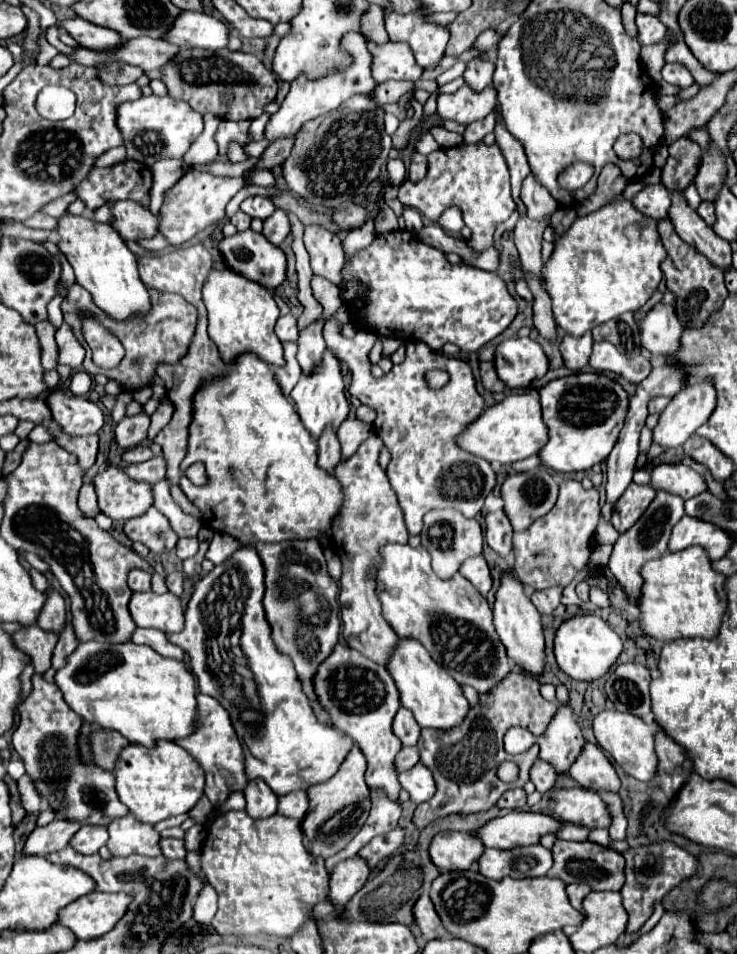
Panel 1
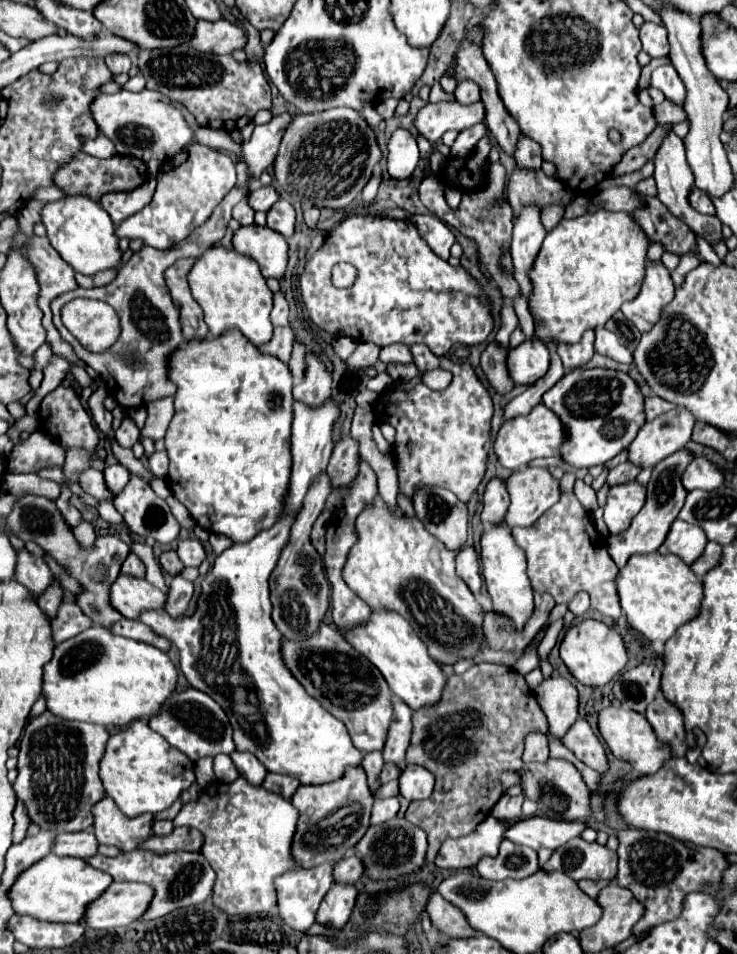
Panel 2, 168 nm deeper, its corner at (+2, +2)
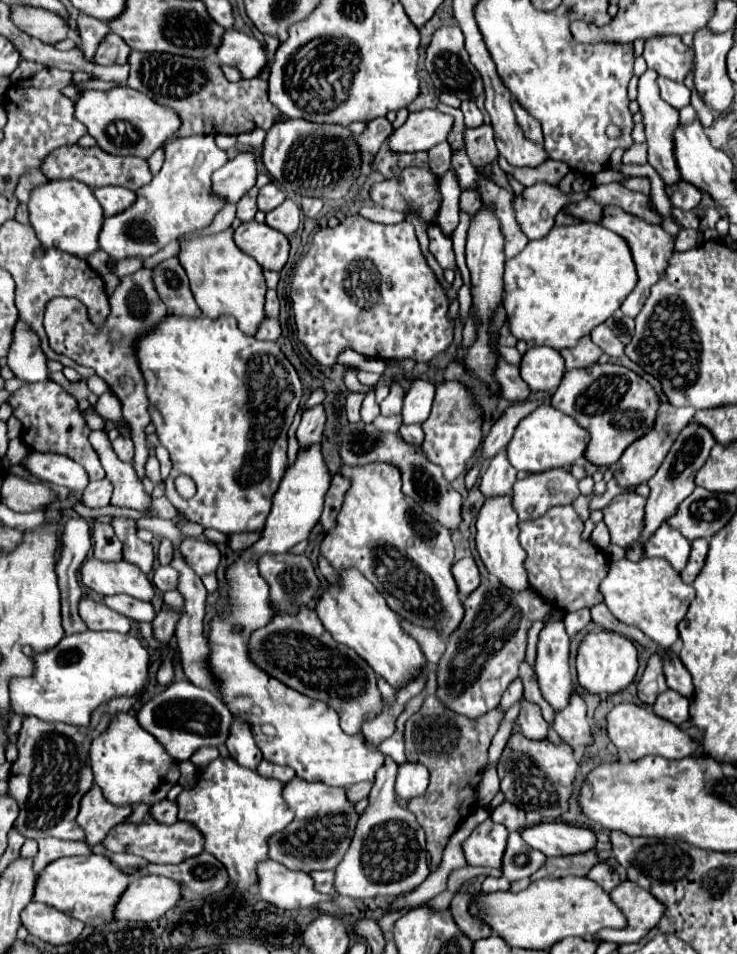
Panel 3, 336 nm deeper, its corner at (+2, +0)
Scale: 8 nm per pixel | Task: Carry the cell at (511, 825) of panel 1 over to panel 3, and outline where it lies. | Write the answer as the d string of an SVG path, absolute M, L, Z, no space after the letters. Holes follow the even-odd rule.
M544 822L522 830L522 838L546 856L572 856L596 848L596 834L566 822Z

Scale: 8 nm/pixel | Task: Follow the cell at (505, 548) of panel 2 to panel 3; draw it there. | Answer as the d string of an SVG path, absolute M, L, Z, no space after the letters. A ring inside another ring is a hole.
M512 494L486 498L484 506L478 512L476 528L478 528L476 550L478 550L486 570L490 574L496 574L496 578L510 590L526 590L528 588L528 576L524 570L526 552L522 550L522 546L518 542L518 516L512 508Z

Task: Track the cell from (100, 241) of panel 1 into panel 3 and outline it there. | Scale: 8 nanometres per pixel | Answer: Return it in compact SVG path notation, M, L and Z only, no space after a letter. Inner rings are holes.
M48 180L46 184L40 184L32 190L28 214L30 226L44 246L60 248L62 252L80 258L86 258L98 250L98 234L102 228L104 212L90 186L76 180Z

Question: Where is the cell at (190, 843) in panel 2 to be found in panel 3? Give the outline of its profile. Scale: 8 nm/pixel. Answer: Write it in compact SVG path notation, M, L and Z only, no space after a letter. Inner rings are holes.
M132 804L132 816L108 832L102 846L110 852L128 852L146 858L152 864L180 864L204 850L204 836L198 828L178 820L176 824L160 824L152 818L148 804Z

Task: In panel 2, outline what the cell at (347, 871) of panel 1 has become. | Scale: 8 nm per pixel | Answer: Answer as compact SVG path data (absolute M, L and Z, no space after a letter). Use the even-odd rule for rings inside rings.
M334 882L334 886L328 890L324 902L318 908L316 920L320 924L330 922L332 928L342 928L350 918L356 894L358 894L356 886L344 886L340 882Z

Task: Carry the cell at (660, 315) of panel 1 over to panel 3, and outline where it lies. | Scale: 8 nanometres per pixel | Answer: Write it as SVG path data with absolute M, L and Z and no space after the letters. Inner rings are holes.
M604 206L604 216L600 218L598 224L604 226L604 228L608 228L608 230L612 230L612 232L616 232L618 236L622 236L622 238L626 240L630 252L632 252L632 258L634 258L634 264L636 264L636 274L638 274L638 284L636 284L636 288L632 290L632 294L626 296L624 304L620 306L620 310L622 310L626 316L634 318L634 316L640 312L644 300L648 298L650 286L658 282L660 272L666 268L668 258L670 258L672 252L674 252L674 236L670 236L662 226L658 226L658 224L648 224L646 220L640 220L638 216L632 216L630 212L624 212L622 208L616 208L616 206Z

